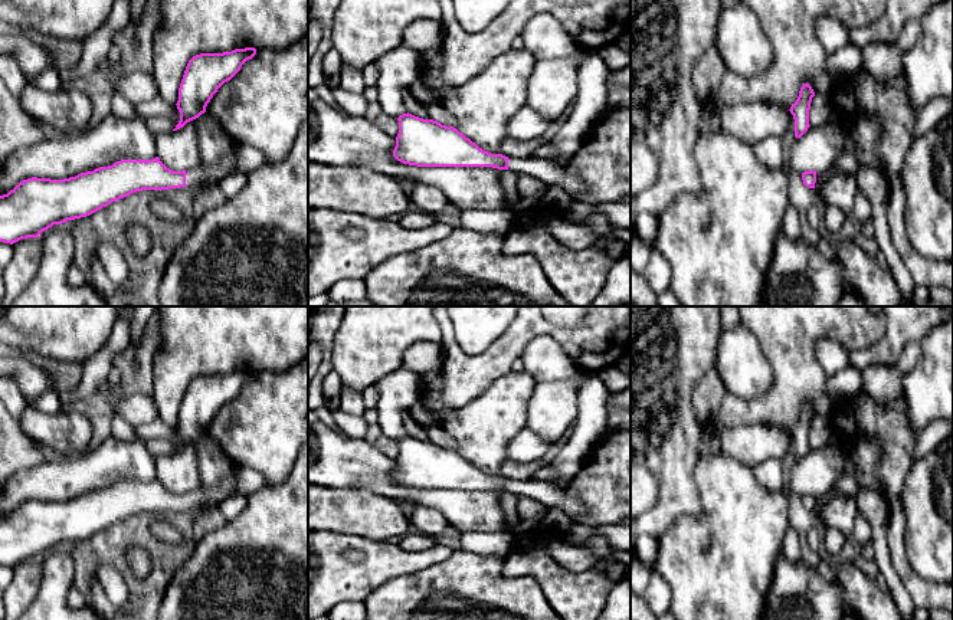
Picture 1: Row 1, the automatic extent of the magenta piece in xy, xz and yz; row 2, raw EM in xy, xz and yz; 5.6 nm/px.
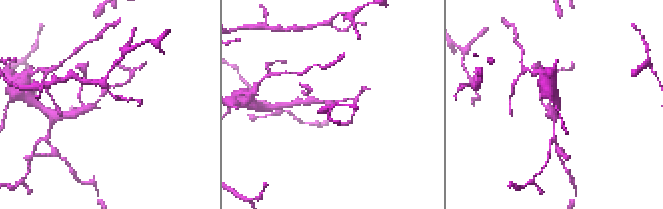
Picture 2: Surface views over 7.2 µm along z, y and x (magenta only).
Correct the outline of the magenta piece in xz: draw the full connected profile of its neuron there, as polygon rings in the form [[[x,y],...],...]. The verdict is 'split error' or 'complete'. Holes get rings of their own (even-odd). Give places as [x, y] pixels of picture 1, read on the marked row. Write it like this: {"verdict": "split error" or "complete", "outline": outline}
{"verdict": "split error", "outline": [[[412,114],[397,118],[399,134],[393,157],[417,167],[492,167],[528,174],[546,186],[560,186],[572,194],[586,190],[584,183],[570,174],[566,167],[557,167],[551,160],[527,157],[511,158],[491,154],[479,148],[453,127]]]}

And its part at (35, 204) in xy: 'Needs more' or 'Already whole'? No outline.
Needs more

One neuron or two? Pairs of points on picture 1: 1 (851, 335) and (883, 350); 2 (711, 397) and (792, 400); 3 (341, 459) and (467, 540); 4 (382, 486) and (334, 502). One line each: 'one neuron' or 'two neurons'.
1: two neurons
2: two neurons
3: two neurons
4: two neurons

